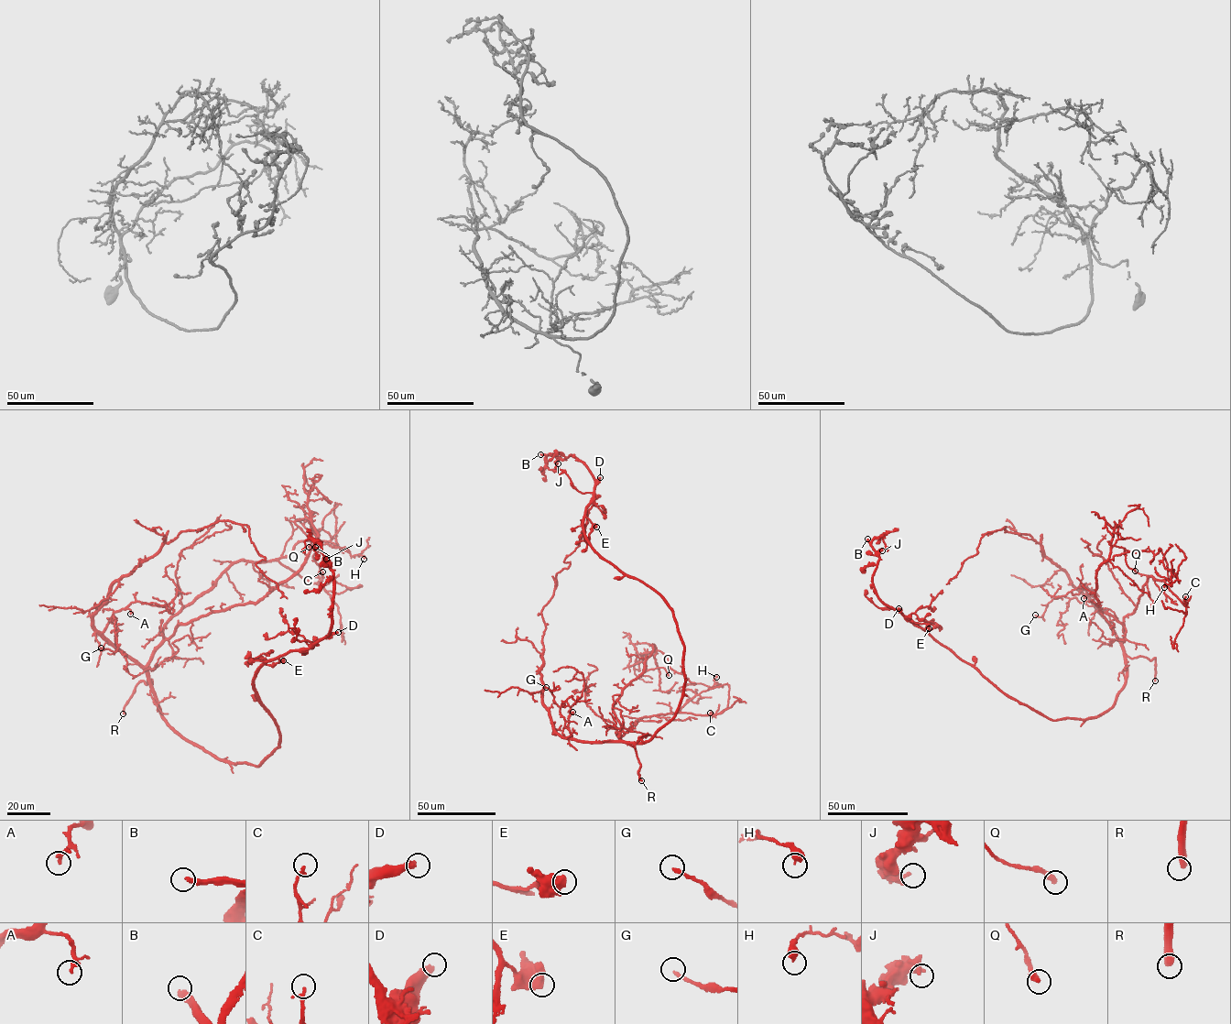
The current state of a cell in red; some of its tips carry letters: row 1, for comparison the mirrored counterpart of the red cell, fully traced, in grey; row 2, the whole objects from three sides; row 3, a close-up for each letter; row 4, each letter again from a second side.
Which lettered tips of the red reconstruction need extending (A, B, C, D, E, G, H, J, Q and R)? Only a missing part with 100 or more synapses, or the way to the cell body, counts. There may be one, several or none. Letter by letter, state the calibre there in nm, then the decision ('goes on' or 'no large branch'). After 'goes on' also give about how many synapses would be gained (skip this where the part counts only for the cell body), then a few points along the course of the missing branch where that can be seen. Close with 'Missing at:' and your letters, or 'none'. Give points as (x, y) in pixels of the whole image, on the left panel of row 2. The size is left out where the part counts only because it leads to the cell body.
A: 170 nm | no large branch
B: 360 nm | goes on | 120 syn | (315, 547), (311, 547), (303, 536), (298, 536), (268, 549)
C: 220 nm | no large branch
D: 460 nm | goes on | 500 syn | (338, 632), (354, 603), (352, 563), (334, 551), (329, 537), (316, 532)
E: 700 nm | no large branch
G: 200 nm | no large branch
H: 440 nm | no large branch
J: 240 nm | no large branch
Q: 380 nm | no large branch
R: 440 nm | goes on | (123, 713), (120, 736), (114, 746), (114, 760), (125, 769), (137, 773)
Missing at: B, D, R

